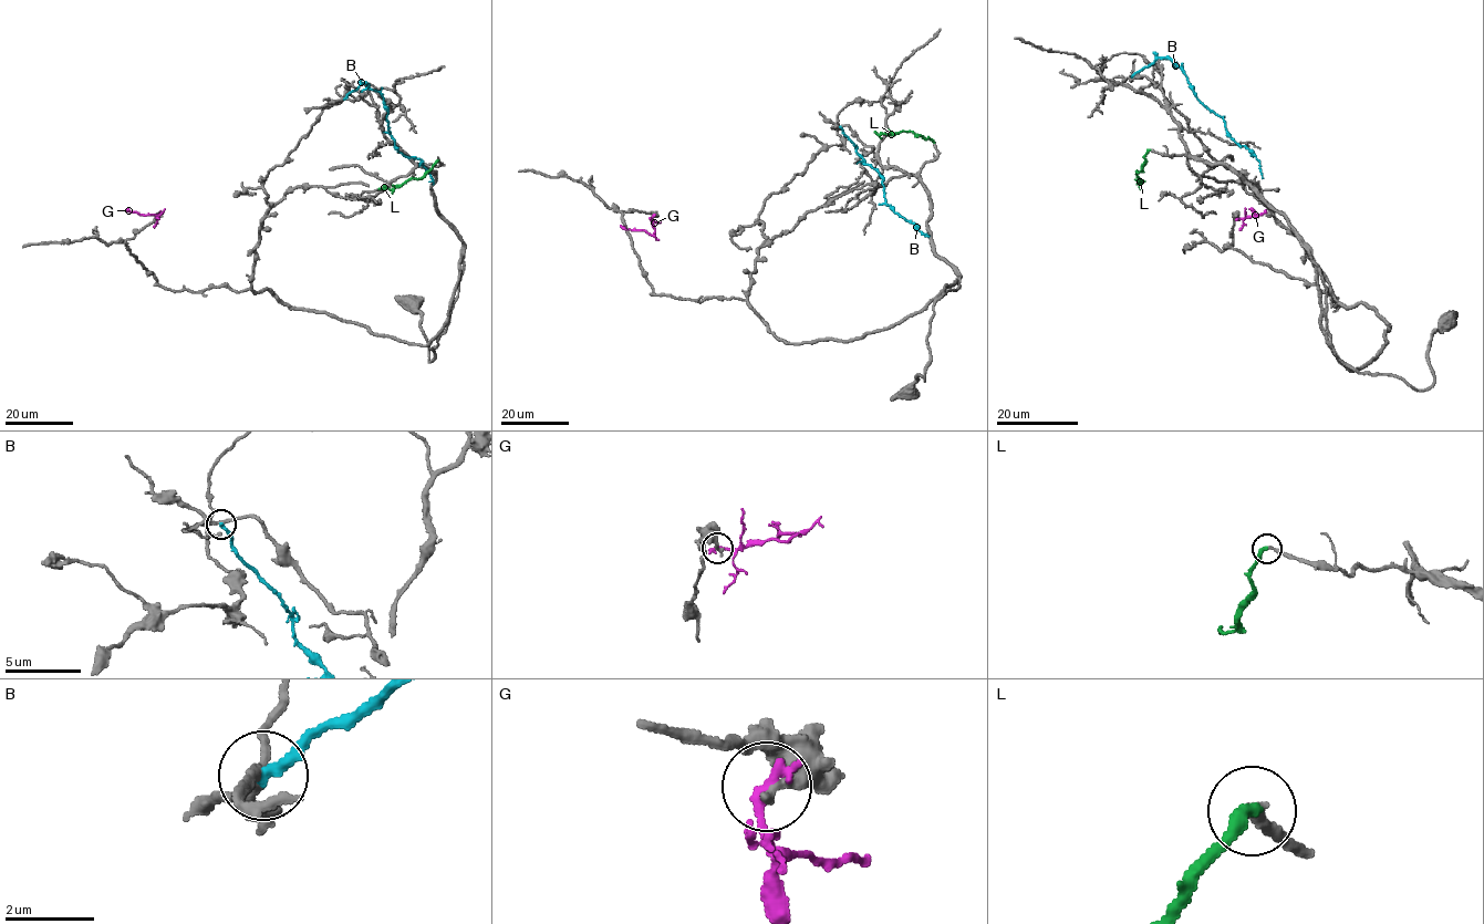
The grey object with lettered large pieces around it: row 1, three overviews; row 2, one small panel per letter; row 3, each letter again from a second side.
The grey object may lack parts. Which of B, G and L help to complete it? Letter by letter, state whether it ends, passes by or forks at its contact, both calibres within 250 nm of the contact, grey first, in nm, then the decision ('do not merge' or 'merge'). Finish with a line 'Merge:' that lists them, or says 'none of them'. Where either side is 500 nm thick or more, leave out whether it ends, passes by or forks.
B: it ends; calibres 200 and 260 nm; do not merge
G: it ends; calibres 300 and 280 nm; do not merge
L: it ends; calibres 240 and 300 nm; merge
Merge: L

